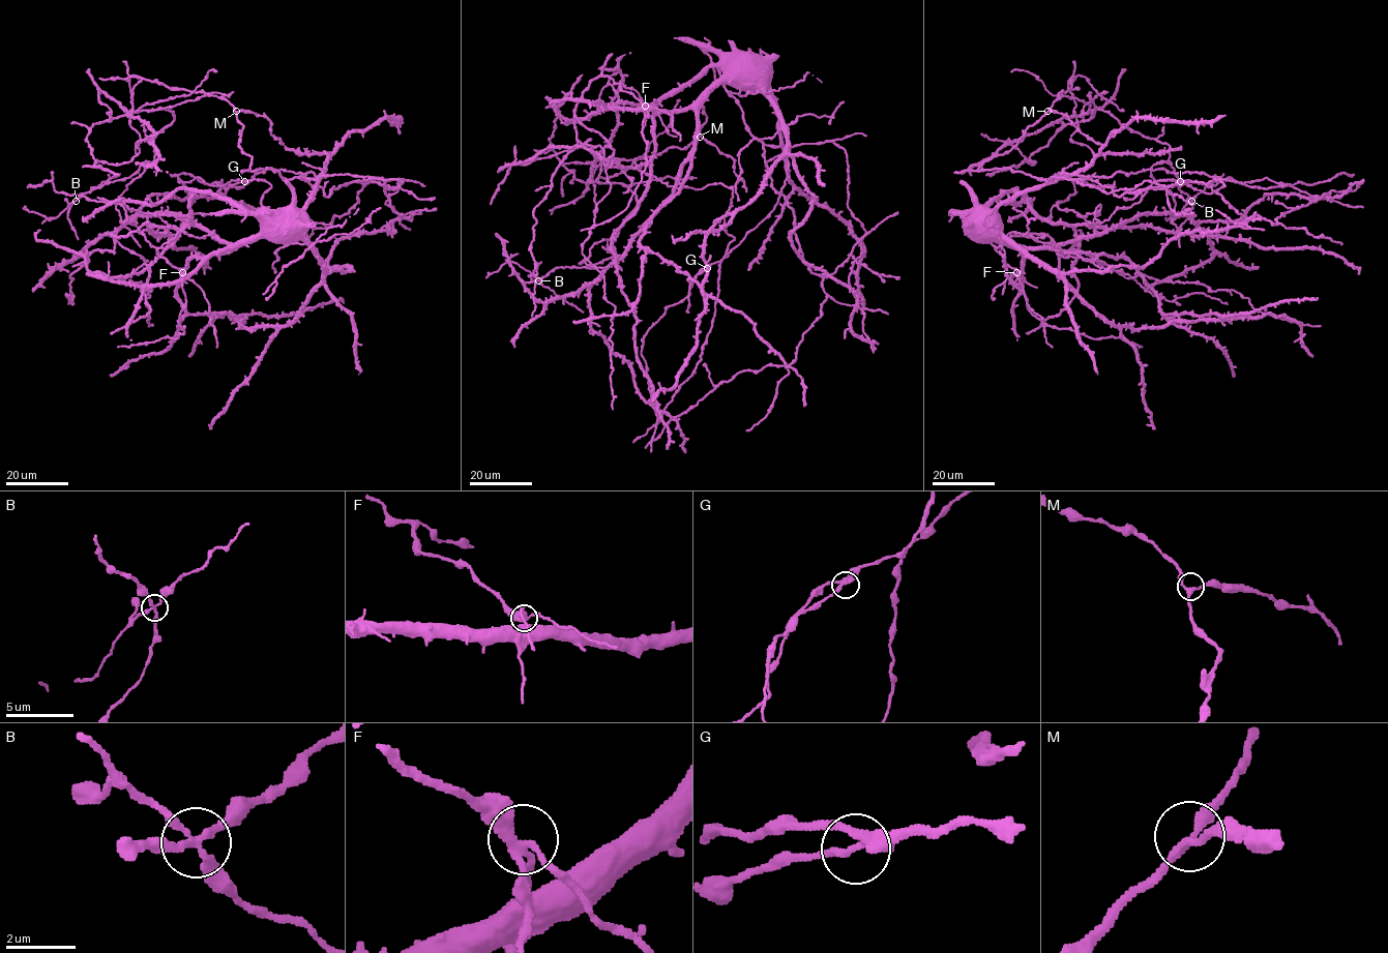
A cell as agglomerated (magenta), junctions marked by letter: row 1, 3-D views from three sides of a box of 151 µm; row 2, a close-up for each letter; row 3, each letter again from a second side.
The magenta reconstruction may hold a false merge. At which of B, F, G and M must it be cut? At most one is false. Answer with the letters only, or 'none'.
B

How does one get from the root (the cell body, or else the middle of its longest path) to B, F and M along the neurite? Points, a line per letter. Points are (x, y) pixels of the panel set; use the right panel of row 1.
B: (971, 212), (1057, 180), (978, 169), (1069, 79), (1075, 115), (1099, 109), (1167, 144), (1191, 201)
F: (971, 212), (971, 209), (979, 210), (986, 217), (987, 230), (1021, 252), (1020, 275), (1016, 272)
M: (971, 212), (995, 210), (1057, 180), (1010, 168), (978, 171), (985, 160), (1009, 151), (1047, 111)

